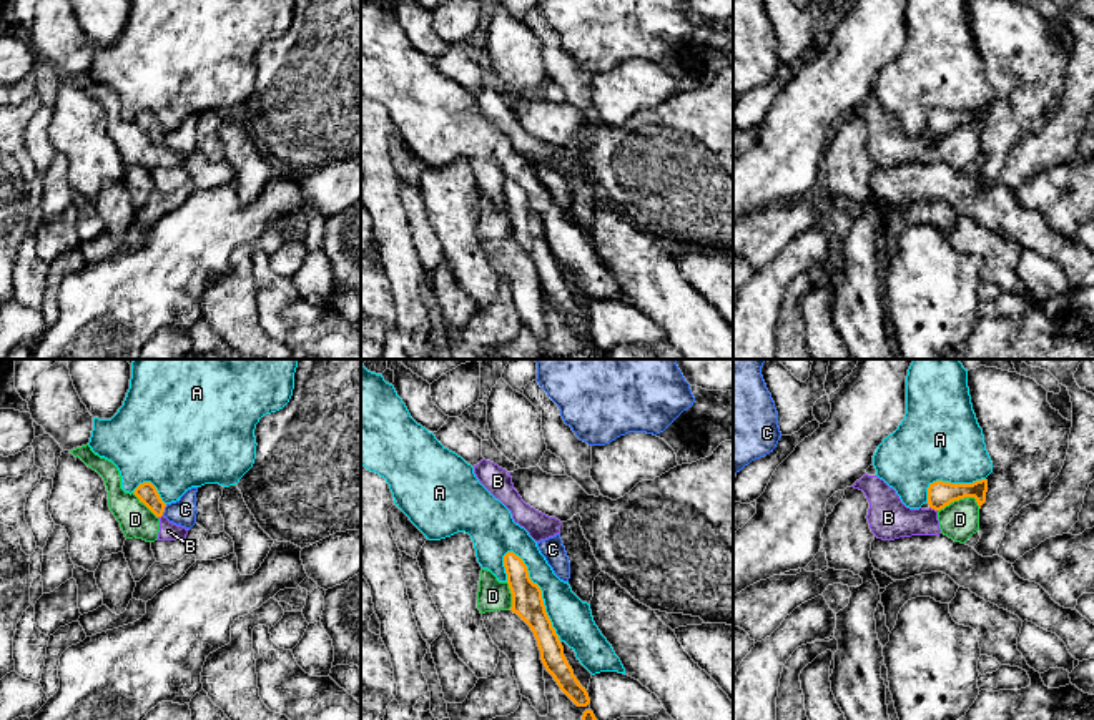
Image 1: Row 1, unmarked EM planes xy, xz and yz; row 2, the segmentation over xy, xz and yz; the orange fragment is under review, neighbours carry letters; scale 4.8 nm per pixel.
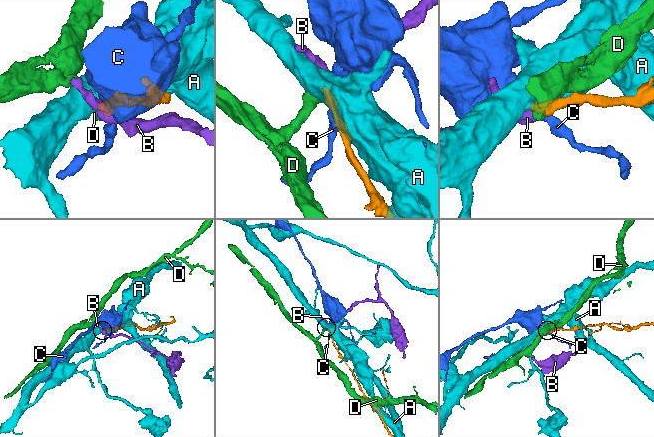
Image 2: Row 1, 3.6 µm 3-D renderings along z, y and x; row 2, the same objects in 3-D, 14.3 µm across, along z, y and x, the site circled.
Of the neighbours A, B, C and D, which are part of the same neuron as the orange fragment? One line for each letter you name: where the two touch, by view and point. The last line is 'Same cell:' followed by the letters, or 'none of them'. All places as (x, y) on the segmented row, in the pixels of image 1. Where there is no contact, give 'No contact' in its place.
Same cell: none of them

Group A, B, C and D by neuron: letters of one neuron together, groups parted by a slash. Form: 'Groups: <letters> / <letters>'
Groups: A / B D / C

